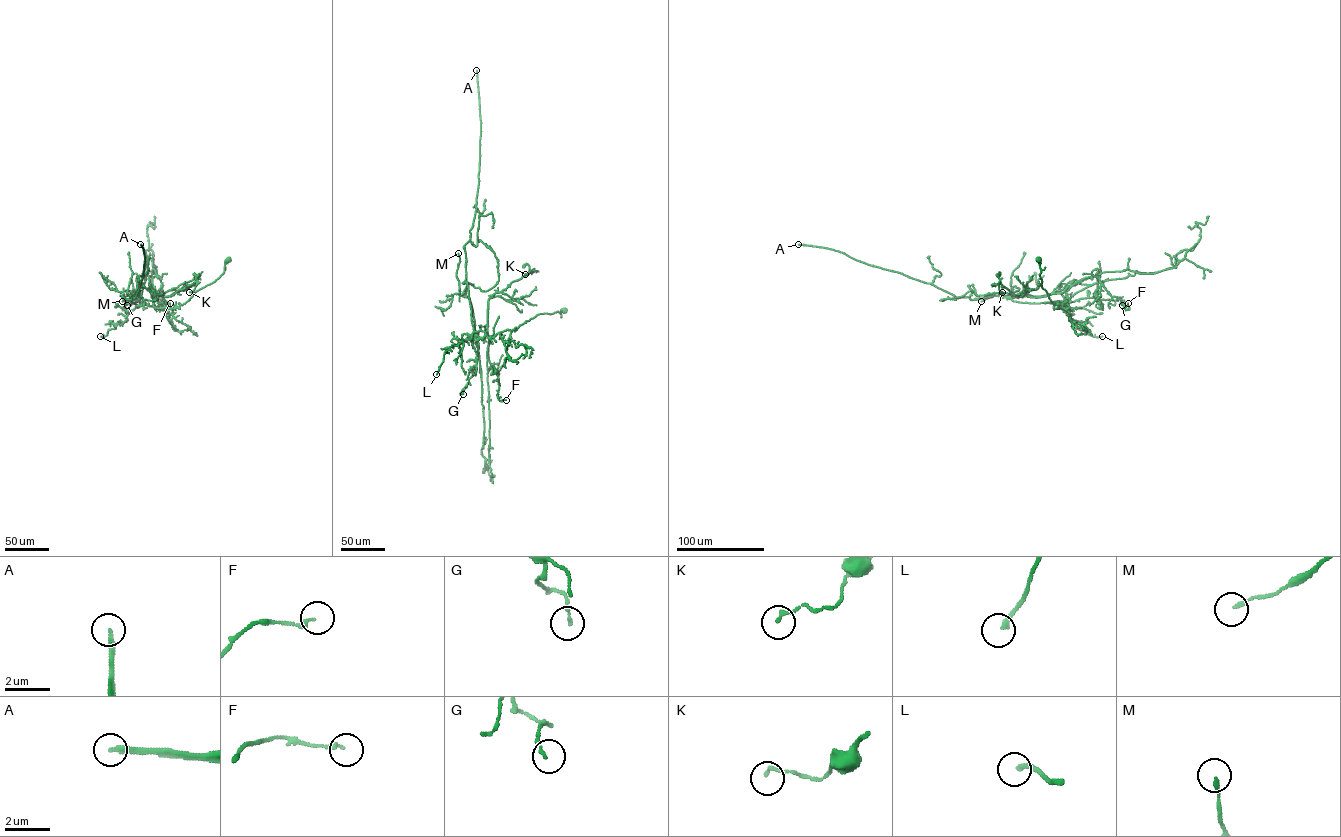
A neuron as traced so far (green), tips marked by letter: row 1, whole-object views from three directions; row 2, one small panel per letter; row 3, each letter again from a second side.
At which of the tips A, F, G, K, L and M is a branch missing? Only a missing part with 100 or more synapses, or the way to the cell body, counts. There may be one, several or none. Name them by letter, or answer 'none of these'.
A

